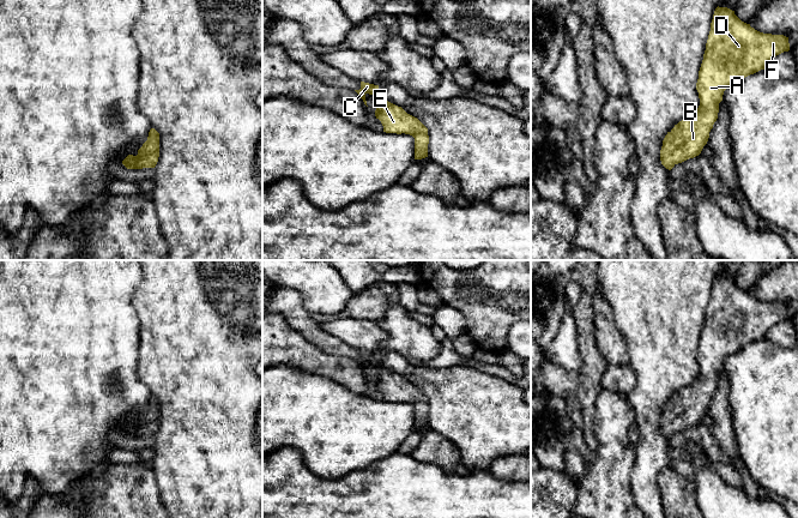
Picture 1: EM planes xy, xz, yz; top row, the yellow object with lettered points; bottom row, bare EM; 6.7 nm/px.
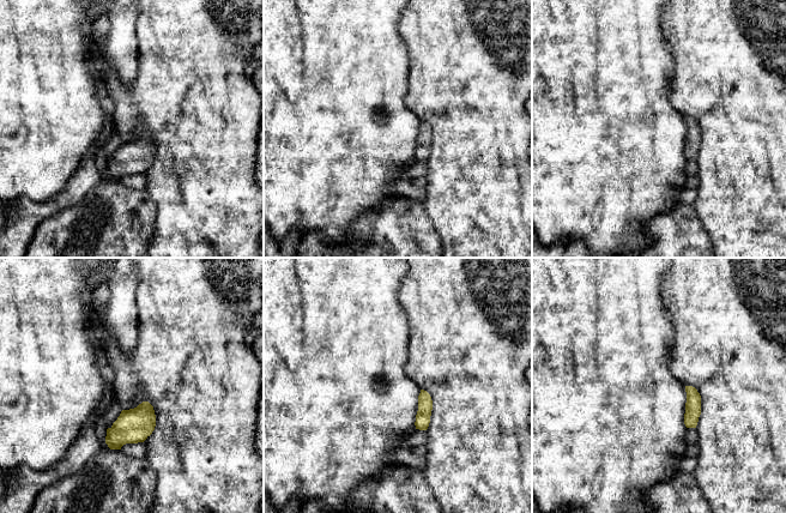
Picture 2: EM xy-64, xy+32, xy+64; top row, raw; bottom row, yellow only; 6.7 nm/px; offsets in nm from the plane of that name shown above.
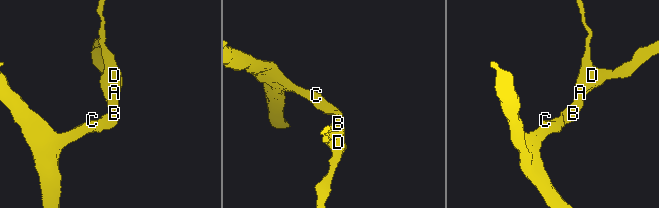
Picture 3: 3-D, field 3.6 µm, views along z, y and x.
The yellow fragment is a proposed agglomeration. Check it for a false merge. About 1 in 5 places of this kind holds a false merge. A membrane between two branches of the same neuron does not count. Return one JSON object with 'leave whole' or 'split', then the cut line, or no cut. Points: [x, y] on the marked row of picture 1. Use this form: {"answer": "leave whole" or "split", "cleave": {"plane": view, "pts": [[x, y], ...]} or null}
{"answer": "leave whole", "cleave": null}

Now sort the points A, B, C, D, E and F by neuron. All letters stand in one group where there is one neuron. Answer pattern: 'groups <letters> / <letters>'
groups A B C D E F

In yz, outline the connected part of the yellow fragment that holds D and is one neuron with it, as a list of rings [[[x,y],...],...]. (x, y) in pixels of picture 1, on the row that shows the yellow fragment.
[[[718,6],[711,23],[711,31],[696,83],[700,106],[691,116],[679,121],[665,135],[660,150],[661,164],[671,170],[676,164],[699,156],[707,144],[709,132],[718,119],[719,103],[723,101],[724,91],[745,77],[764,70],[770,59],[788,50],[788,37],[760,32],[750,24],[742,22],[734,14],[734,11]]]

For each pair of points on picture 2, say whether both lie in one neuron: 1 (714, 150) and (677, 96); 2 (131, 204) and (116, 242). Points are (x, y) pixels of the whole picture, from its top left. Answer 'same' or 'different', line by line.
1: same
2: same

